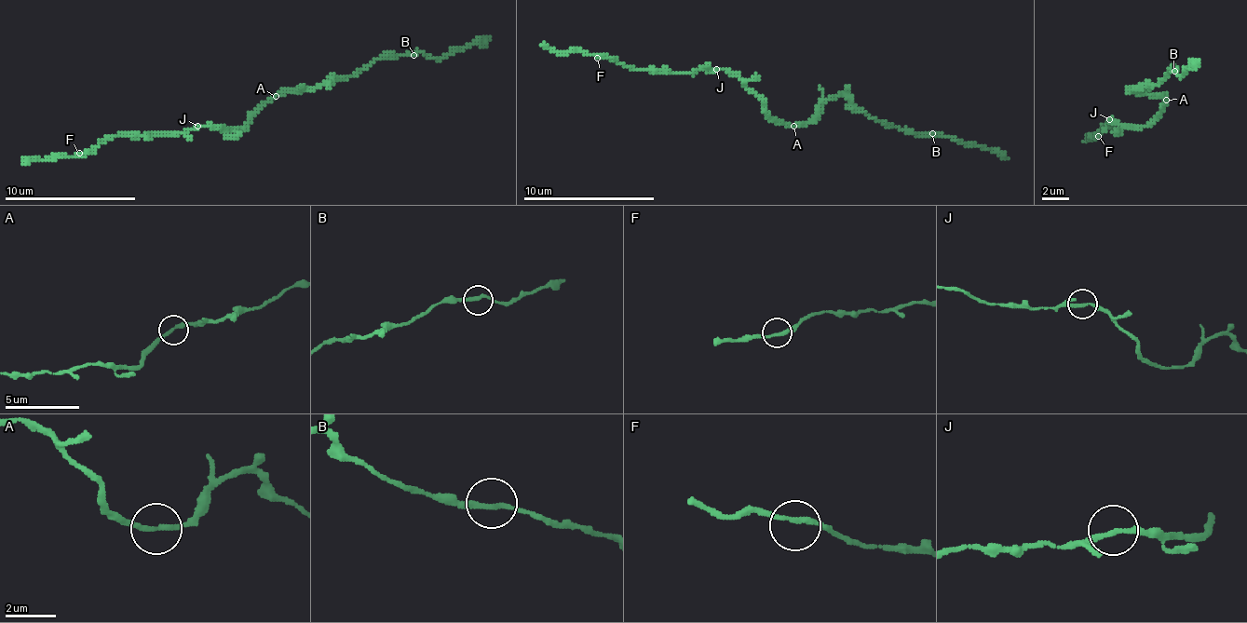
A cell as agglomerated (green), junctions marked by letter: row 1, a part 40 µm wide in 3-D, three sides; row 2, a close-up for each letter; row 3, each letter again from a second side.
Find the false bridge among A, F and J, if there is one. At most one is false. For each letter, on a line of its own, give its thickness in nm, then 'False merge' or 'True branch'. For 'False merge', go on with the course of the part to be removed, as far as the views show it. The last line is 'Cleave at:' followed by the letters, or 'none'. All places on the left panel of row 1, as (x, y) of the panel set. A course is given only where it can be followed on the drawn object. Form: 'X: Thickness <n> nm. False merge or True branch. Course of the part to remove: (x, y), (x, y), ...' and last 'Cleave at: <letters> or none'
A: Thickness 200 nm. True branch
F: Thickness 200 nm. True branch
J: Thickness 200 nm. True branch
Cleave at: none

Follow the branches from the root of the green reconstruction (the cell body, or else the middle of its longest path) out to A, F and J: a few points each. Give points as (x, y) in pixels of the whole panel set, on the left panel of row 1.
A: (262, 105), (275, 95)
F: (262, 105), (245, 127), (195, 126), (171, 136), (112, 136), (79, 153)
J: (262, 105), (245, 127), (197, 126)

